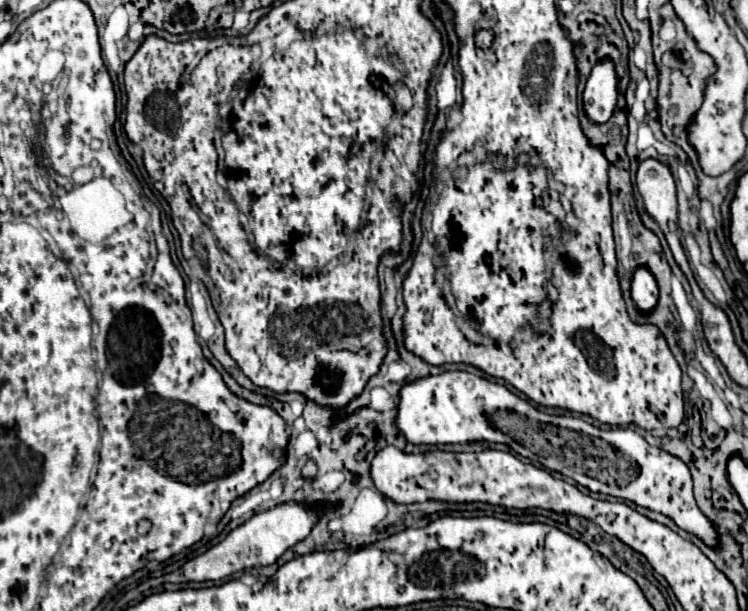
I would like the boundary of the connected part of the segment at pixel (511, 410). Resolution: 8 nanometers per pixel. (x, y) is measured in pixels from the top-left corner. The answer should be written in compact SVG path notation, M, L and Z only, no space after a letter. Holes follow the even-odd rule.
M443 372L439 376L429 376L421 378L413 384L407 384L401 388L401 400L397 406L397 428L401 434L407 438L411 444L467 444L467 442L499 442L507 444L511 450L517 454L543 464L547 470L561 472L563 476L573 478L577 484L589 488L591 492L601 492L601 494L611 494L617 498L623 498L627 502L635 502L637 506L649 508L653 512L661 512L669 516L679 528L699 536L707 546L717 546L717 532L713 524L705 518L705 514L697 508L695 498L693 498L693 482L691 474L685 462L679 458L667 454L665 450L647 444L647 440L629 430L629 428L615 427L609 430L601 430L597 426L591 426L587 422L581 422L579 416L553 416L537 410L533 404L523 400L521 396L513 394L507 390L503 384L491 382L487 378L473 376L469 372ZM589 438L599 438L603 440L601 446L589 448Z

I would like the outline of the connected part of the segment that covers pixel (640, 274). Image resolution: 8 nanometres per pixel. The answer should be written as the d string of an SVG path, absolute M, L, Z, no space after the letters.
M637 268L631 282L631 296L641 314L649 314L657 306L657 282L647 268Z

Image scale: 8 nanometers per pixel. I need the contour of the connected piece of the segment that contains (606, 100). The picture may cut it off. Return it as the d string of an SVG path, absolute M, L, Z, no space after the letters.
M603 60L595 64L585 92L583 92L583 108L587 118L593 124L603 124L611 118L617 102L617 76L611 60Z

